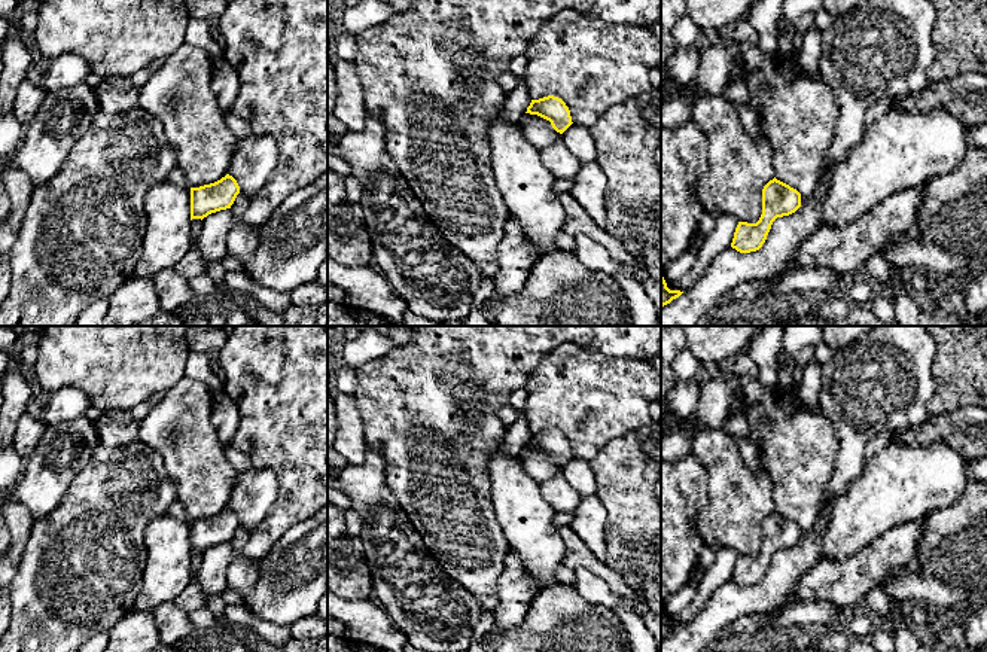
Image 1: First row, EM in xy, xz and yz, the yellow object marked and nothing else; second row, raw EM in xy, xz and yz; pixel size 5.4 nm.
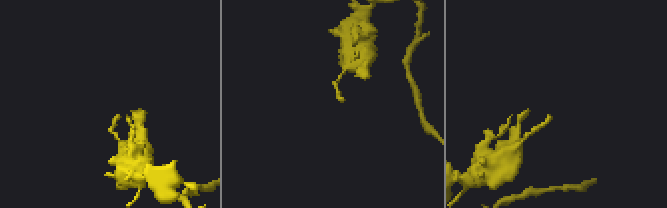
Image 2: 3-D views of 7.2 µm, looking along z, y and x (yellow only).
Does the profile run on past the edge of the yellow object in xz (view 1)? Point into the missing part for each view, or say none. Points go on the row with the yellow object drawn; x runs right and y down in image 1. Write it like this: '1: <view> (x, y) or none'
1: none

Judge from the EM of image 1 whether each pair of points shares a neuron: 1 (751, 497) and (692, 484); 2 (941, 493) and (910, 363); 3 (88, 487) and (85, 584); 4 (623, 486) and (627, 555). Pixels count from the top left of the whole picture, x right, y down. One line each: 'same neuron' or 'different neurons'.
1: different neurons
2: different neurons
3: same neuron
4: same neuron

